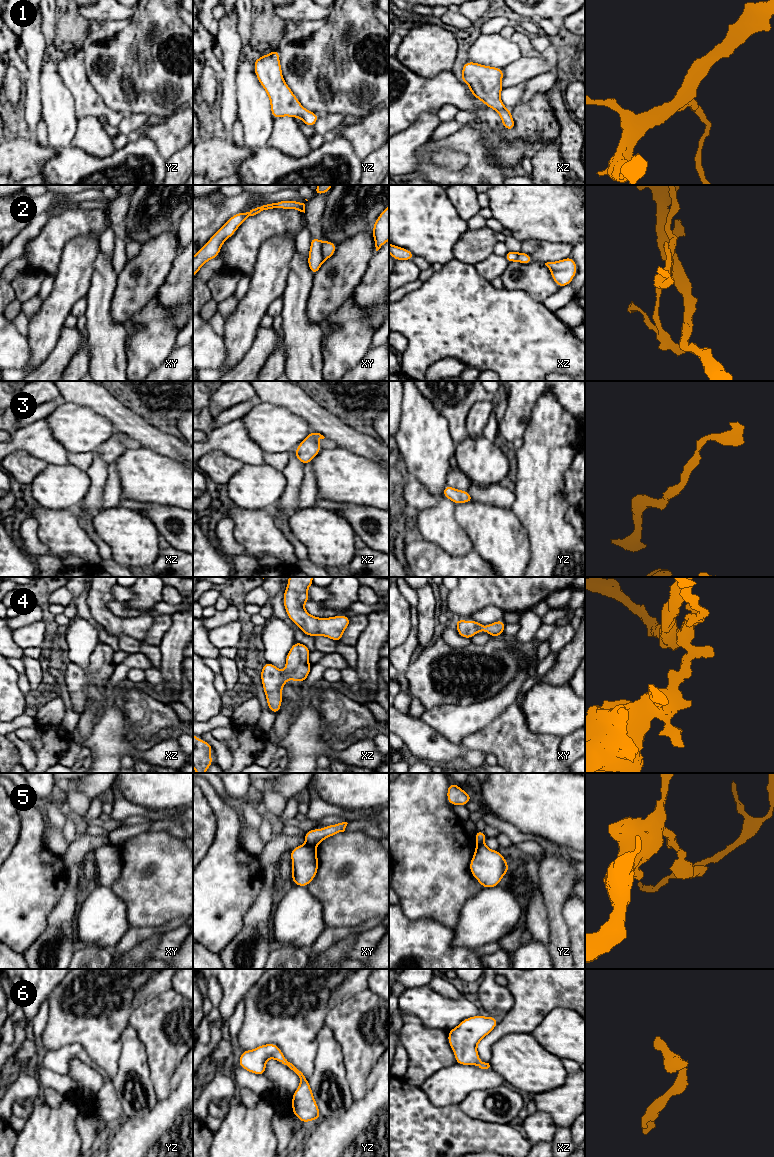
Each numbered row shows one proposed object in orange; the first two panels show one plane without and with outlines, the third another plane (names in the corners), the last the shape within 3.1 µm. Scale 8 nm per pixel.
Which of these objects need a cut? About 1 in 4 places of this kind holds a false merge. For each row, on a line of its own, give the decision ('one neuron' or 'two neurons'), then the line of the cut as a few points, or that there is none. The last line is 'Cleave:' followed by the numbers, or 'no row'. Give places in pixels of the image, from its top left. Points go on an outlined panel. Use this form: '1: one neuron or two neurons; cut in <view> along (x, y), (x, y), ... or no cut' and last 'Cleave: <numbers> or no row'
1: one neuron; no cut
2: two neurons; cut in xy along (321, 242), (323, 261)
3: one neuron; no cut
4: one neuron; no cut
5: two neurons; cut in xy along (306, 843), (315, 846)
6: one neuron; no cut
Cleave: 2, 5

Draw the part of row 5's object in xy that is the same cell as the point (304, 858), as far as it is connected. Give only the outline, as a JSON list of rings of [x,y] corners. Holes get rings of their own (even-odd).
[[[304,844],[290,851],[292,860],[292,882],[307,887],[318,871],[316,846]]]

